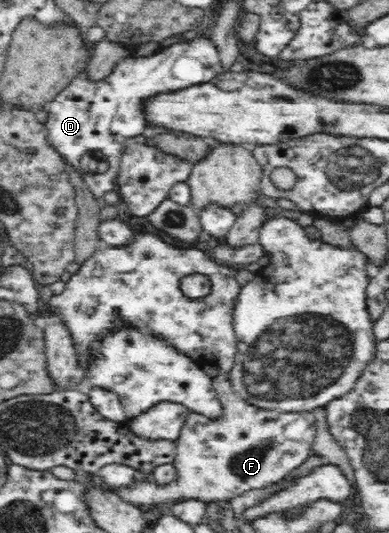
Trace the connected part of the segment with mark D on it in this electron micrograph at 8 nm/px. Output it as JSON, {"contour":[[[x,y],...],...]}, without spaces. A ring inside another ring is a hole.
{"contour":[[[204,35],[165,47],[149,57],[121,61],[112,75],[99,83],[89,82],[85,74],[79,75],[46,105],[49,117],[44,126],[49,132],[49,141],[81,174],[93,200],[102,203],[102,197],[118,185],[121,158],[127,142],[141,136],[146,128],[145,118],[141,114],[141,101],[159,91],[175,91],[210,82],[221,70],[220,63],[216,43]],[[89,153],[99,153],[109,167],[103,173],[87,173],[81,167],[81,159]]]}

